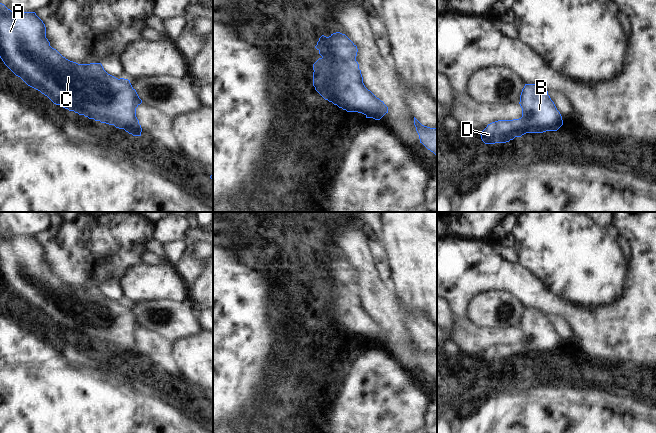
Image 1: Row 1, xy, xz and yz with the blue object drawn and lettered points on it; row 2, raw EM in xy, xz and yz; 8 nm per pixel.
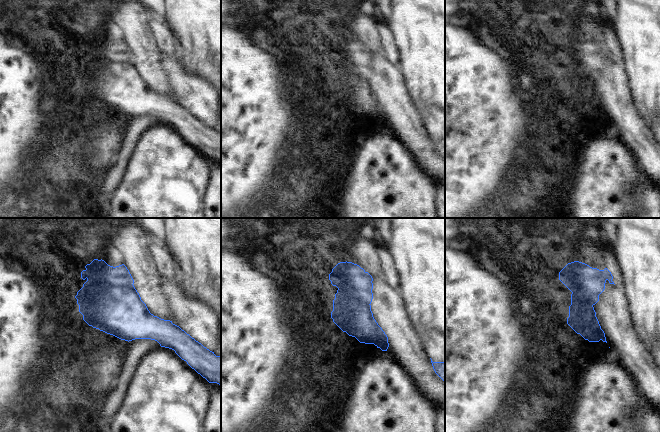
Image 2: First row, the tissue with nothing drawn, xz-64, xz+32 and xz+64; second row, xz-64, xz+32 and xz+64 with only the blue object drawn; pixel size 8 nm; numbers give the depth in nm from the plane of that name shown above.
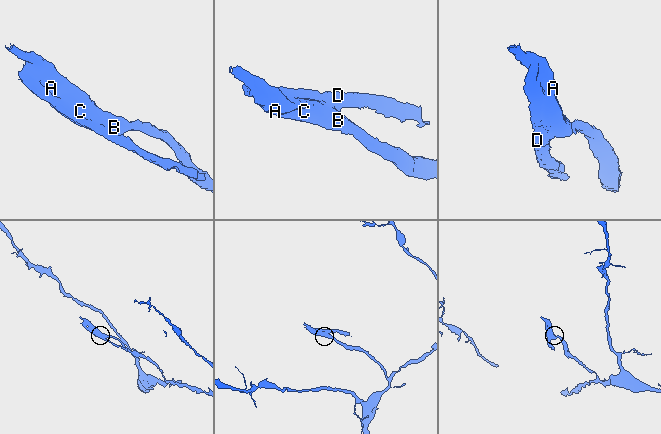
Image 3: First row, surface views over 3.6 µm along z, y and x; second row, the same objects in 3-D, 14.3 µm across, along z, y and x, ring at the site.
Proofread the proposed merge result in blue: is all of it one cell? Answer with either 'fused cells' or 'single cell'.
fused cells

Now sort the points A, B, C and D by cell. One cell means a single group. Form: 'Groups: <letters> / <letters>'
Groups: A B C / D.

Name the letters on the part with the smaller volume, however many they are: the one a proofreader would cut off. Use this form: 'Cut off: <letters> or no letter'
Cut off: D

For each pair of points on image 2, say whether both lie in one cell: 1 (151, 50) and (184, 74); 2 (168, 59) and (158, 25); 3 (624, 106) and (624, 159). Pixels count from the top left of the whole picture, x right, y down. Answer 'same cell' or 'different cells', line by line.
1: different cells
2: different cells
3: different cells

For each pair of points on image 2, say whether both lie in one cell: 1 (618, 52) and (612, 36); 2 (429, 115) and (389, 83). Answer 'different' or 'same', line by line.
1: same
2: different

